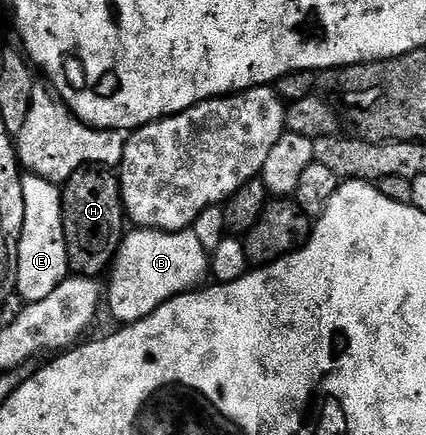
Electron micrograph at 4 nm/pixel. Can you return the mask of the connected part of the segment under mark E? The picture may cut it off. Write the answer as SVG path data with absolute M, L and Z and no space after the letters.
M29 173L24 178L24 203L26 216L22 224L22 236L18 244L18 284L16 294L24 297L25 303L46 300L58 284L69 277L66 236L62 208L62 190L55 182L48 182L37 174Z

